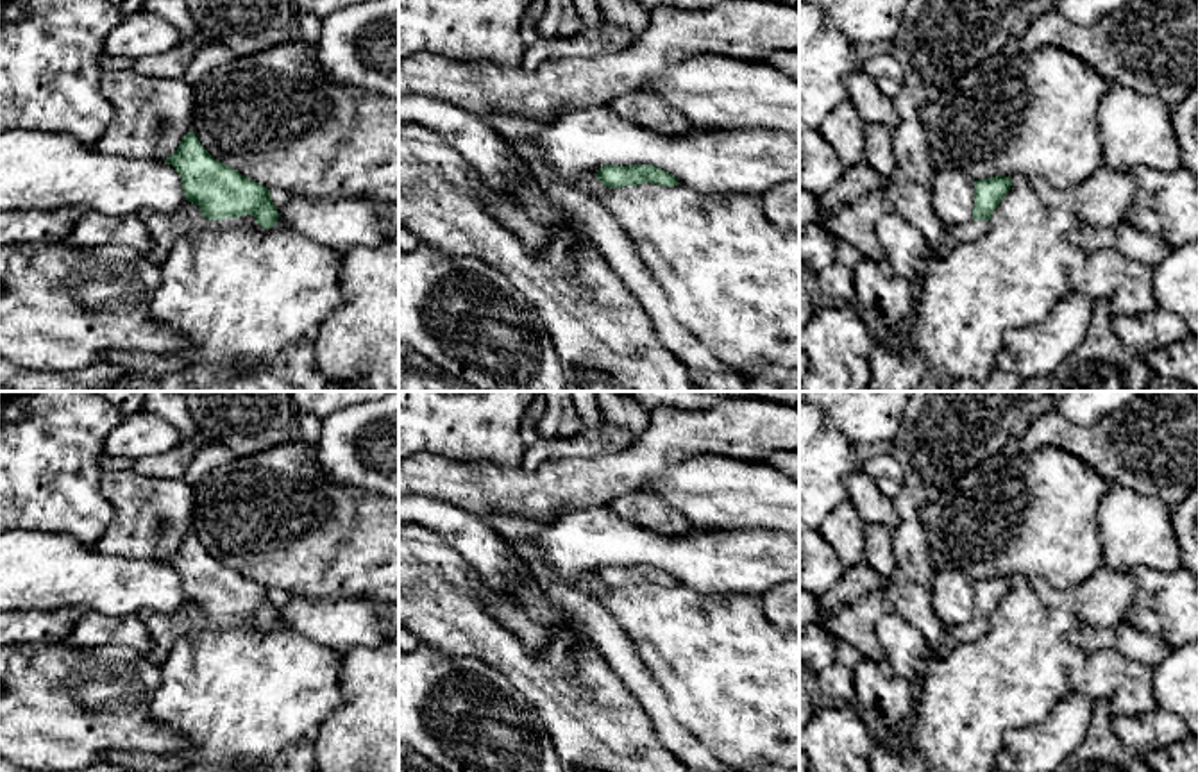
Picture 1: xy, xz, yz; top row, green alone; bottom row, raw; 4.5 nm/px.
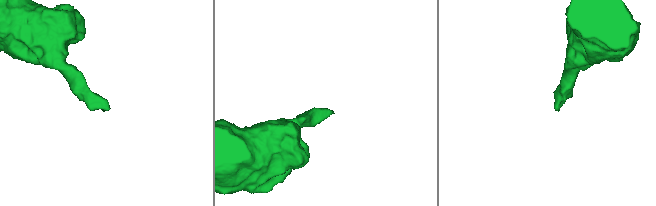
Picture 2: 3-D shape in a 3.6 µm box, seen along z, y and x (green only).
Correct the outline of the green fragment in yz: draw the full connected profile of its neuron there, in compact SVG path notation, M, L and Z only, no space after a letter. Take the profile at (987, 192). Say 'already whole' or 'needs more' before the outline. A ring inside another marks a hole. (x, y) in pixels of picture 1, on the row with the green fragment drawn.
needs more; M996 175L974 180L973 220L966 225L949 227L948 232L957 243L971 243L983 238L989 220L1012 186L1012 177Z

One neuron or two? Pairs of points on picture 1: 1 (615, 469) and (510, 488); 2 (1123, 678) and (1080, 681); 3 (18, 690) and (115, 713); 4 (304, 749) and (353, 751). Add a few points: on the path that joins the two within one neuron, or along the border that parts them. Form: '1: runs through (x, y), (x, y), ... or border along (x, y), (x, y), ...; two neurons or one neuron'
1: runs through (589, 481), (537, 488); one neuron
2: runs through (1113, 678), (1091, 678); one neuron
3: runs through (42, 690), (58, 703), (92, 703); one neuron
4: border along (312, 735), (315, 753); two neurons

